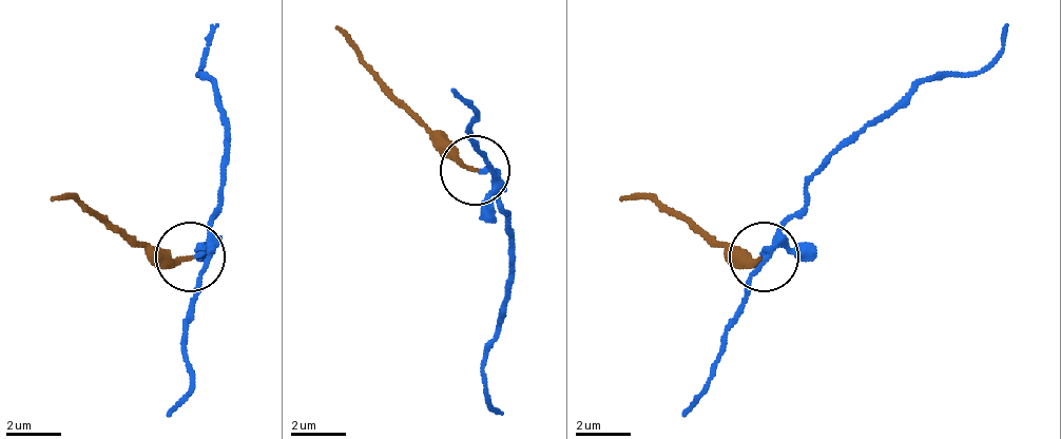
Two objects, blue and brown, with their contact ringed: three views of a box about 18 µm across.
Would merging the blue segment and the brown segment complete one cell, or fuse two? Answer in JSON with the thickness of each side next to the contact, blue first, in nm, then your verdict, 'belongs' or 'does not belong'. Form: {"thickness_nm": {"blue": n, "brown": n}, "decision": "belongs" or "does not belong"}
{"thickness_nm": {"blue": 160, "brown": 190}, "decision": "does not belong"}

